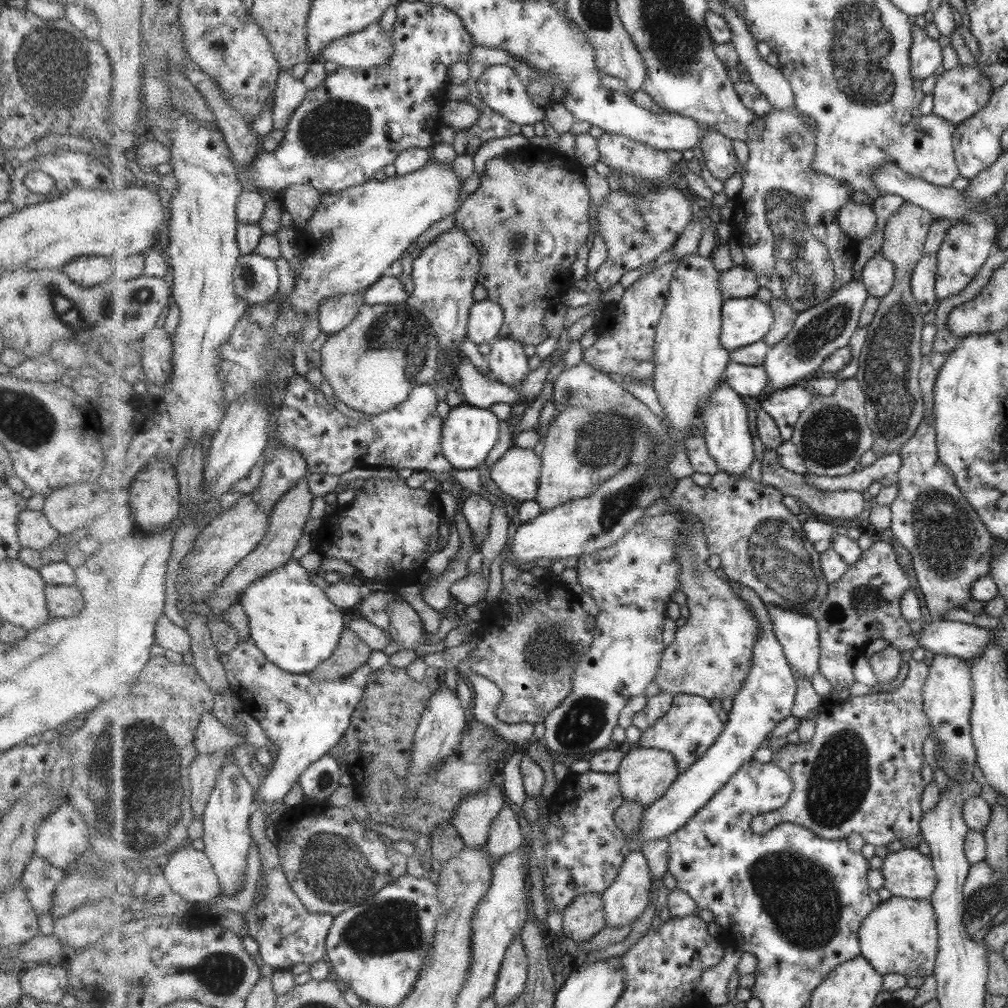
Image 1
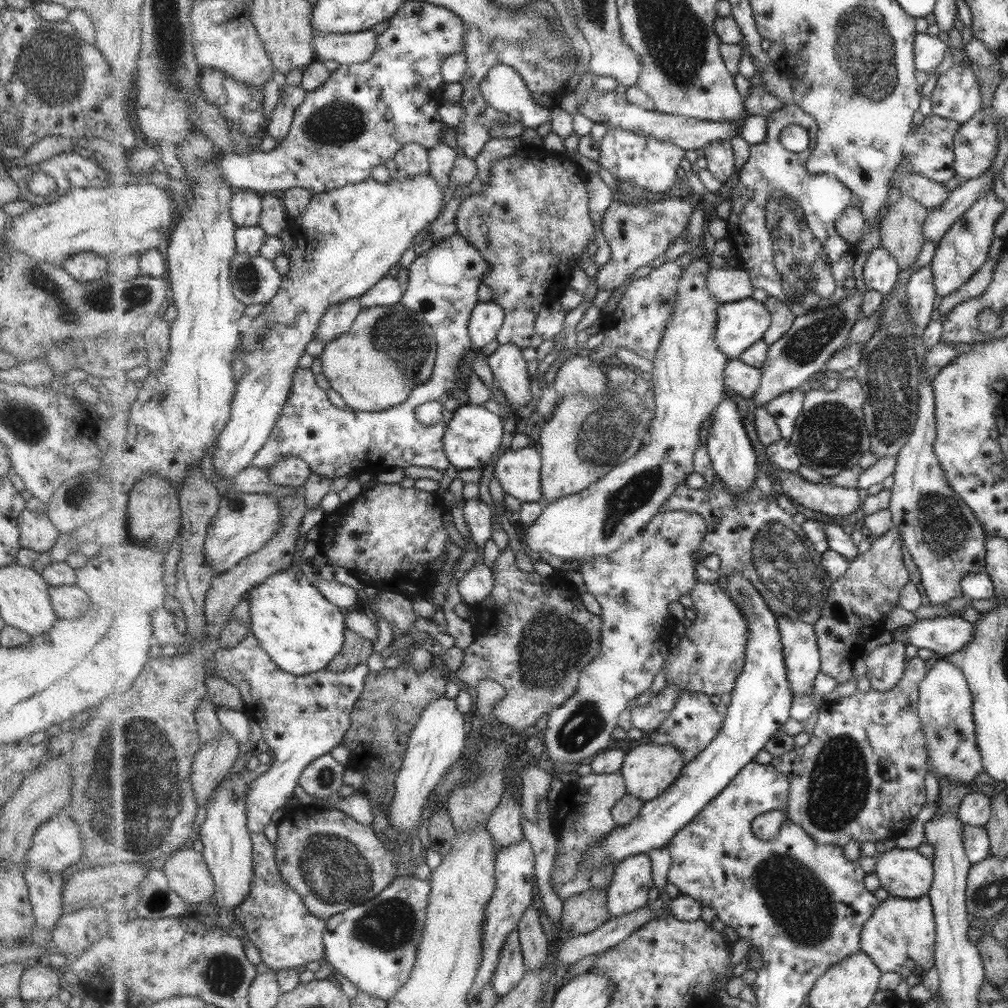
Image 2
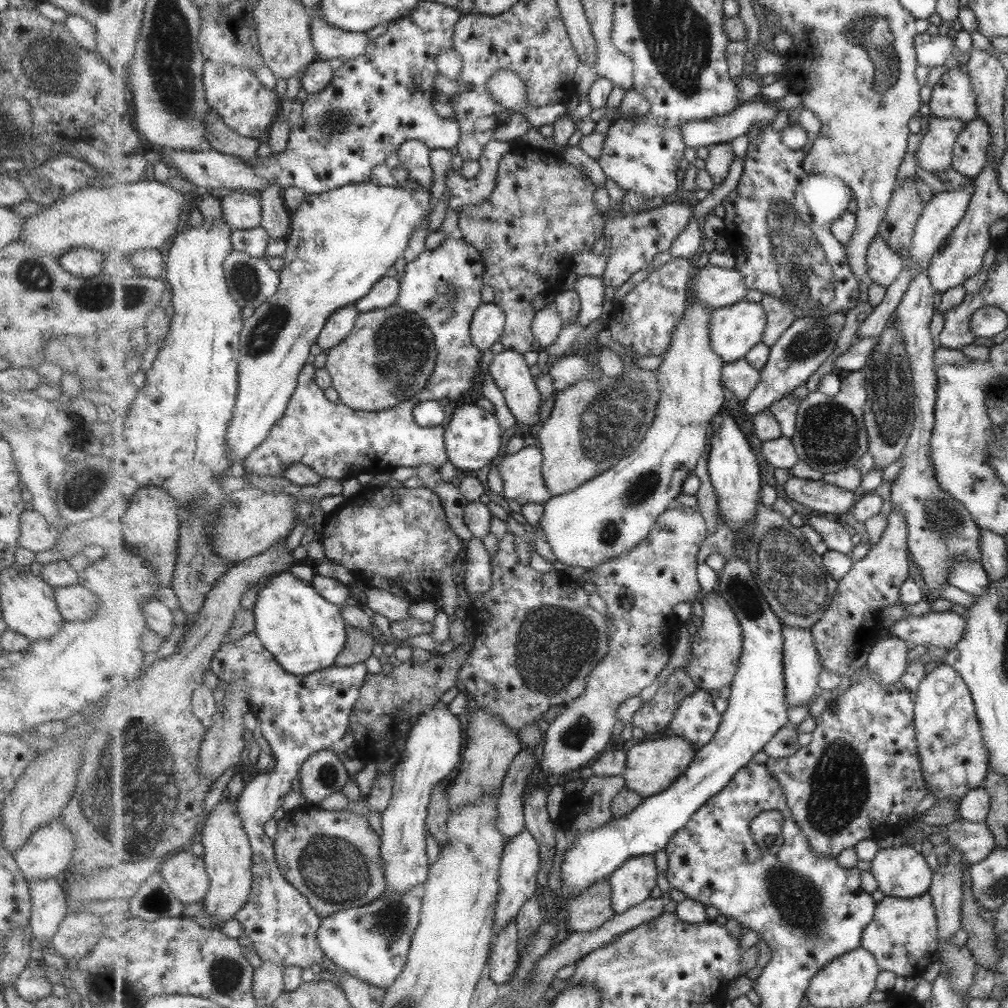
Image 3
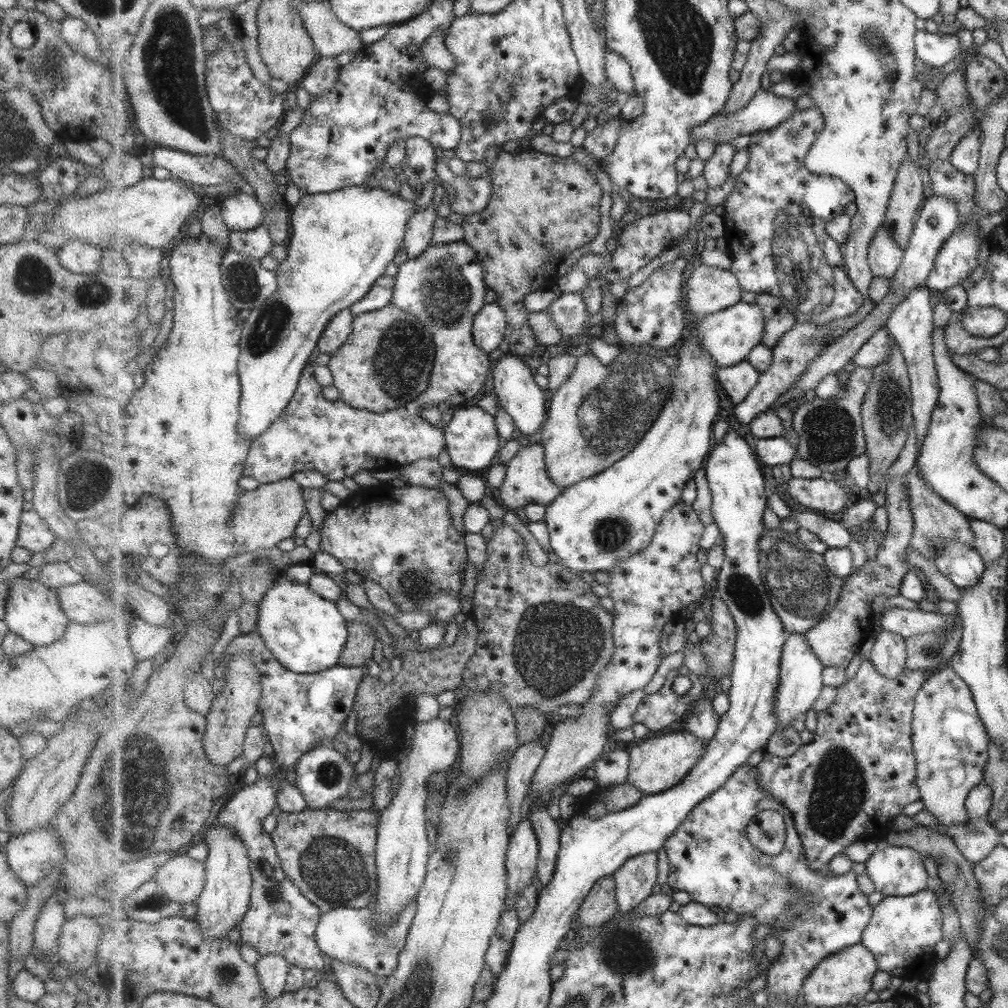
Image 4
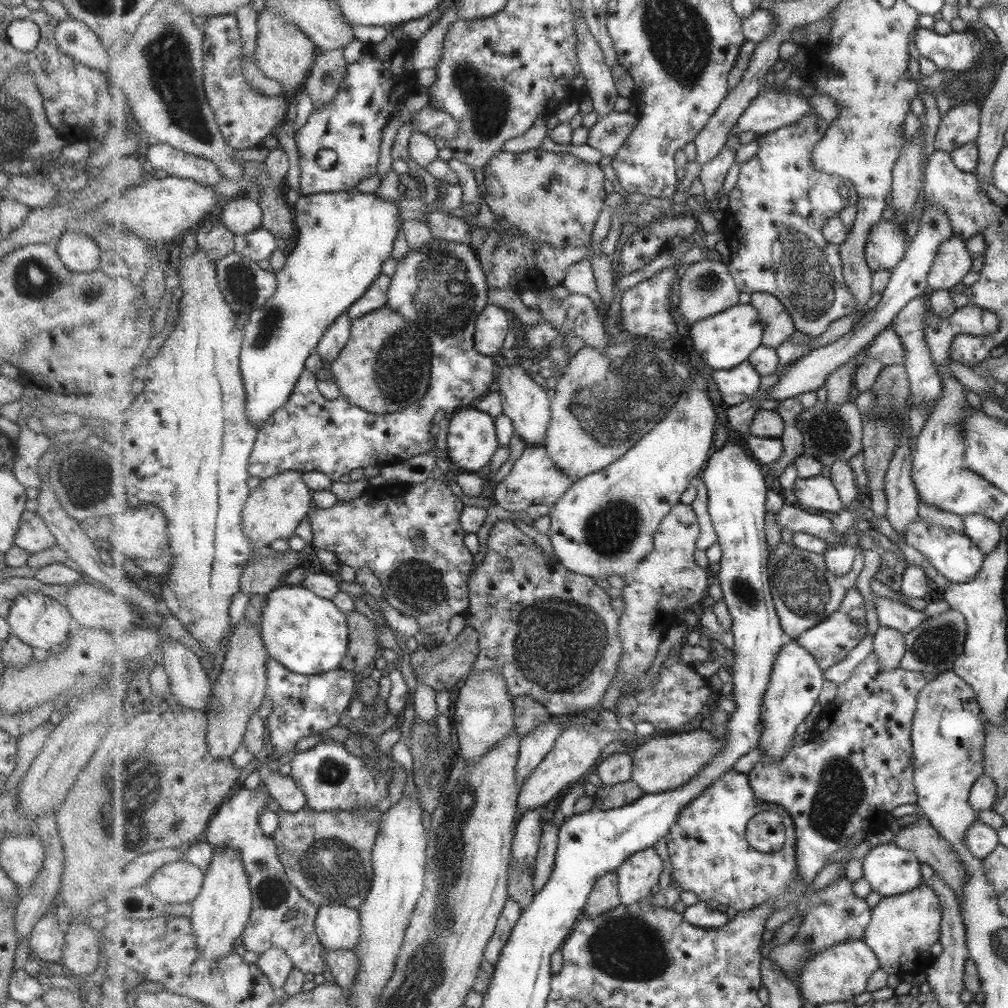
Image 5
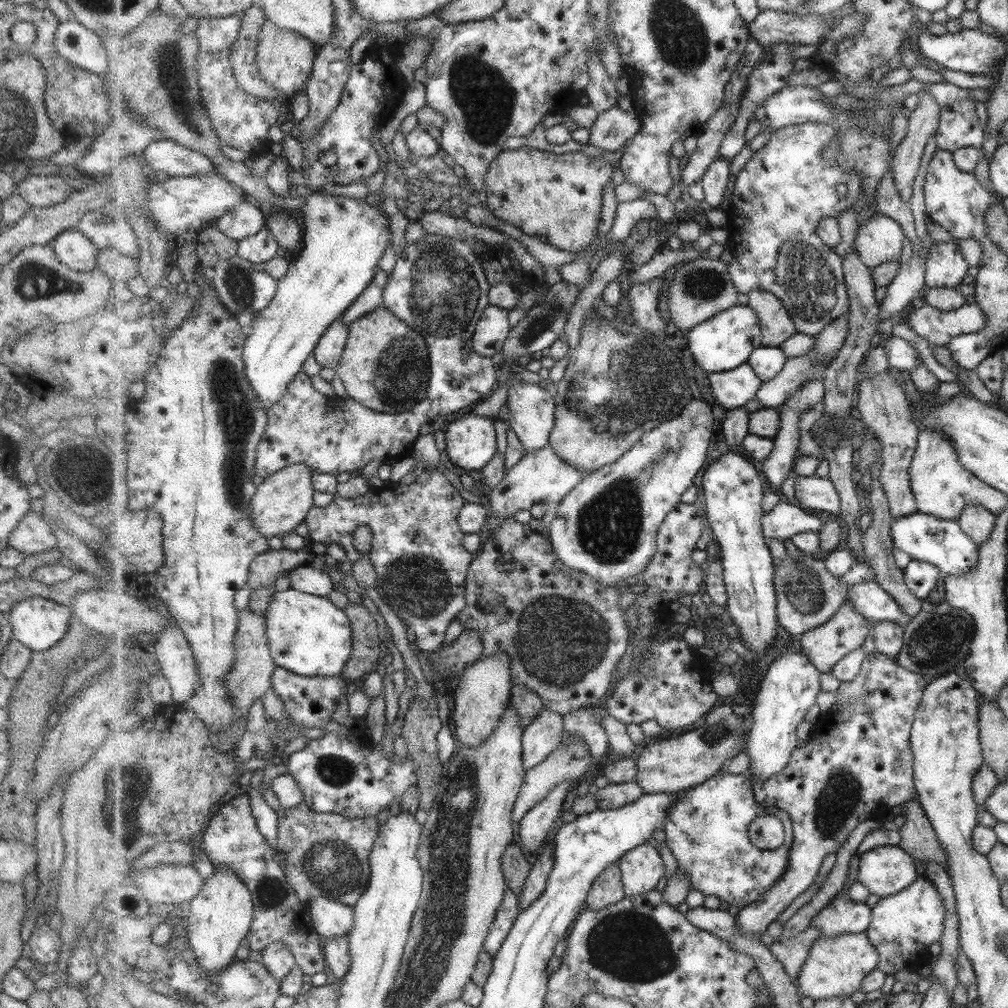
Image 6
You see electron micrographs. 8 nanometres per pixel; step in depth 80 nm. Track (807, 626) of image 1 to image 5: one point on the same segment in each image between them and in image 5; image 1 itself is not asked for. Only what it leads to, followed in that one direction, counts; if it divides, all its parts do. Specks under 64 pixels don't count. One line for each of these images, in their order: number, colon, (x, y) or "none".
2: (802, 652)
3: (803, 663)
4: (802, 671)
5: (797, 680)

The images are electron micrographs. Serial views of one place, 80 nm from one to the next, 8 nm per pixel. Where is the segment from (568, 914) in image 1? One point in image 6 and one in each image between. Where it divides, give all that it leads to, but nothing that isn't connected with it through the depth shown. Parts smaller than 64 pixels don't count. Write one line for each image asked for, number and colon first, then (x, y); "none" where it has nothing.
2: (583, 913)
3: (591, 909)
4: (600, 906)
5: (606, 894)
6: (609, 889)

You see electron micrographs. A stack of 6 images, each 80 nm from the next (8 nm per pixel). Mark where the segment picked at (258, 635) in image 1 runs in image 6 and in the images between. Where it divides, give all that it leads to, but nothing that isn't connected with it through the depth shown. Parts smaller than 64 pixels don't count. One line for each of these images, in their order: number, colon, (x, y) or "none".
2: (299, 628)
3: (306, 633)
4: (306, 633)
5: (308, 634)
6: (310, 636)

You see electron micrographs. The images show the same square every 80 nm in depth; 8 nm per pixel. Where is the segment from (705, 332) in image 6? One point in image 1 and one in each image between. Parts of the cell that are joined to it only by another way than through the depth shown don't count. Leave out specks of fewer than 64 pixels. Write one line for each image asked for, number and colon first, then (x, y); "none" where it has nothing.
1: (747, 321)
2: (743, 323)
3: (736, 329)
4: (730, 335)
5: (723, 341)

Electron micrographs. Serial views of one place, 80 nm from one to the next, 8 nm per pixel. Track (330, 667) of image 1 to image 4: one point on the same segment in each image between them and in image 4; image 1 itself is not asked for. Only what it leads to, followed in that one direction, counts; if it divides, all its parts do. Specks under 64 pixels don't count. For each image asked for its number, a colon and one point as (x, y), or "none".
2: (356, 649)
3: (360, 646)
4: (362, 642)

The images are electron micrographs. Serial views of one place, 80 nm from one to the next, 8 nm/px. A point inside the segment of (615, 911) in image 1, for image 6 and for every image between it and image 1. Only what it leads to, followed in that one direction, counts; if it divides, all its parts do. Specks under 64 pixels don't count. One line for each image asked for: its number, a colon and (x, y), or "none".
2: (629, 891)
3: (632, 883)
4: (635, 880)
5: (639, 874)
6: (642, 869)

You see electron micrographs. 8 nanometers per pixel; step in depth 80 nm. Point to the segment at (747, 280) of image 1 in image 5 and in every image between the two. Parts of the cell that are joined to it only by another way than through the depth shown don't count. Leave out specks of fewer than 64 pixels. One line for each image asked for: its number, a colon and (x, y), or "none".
2: (731, 284)
3: (717, 287)
4: (710, 290)
5: (707, 288)

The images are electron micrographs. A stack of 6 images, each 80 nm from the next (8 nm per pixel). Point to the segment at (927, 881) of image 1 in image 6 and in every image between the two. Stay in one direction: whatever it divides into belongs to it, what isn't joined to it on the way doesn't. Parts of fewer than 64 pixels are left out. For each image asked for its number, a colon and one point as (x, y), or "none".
2: (905, 873)
3: (902, 873)
4: (896, 870)
5: (892, 870)
6: (886, 870)

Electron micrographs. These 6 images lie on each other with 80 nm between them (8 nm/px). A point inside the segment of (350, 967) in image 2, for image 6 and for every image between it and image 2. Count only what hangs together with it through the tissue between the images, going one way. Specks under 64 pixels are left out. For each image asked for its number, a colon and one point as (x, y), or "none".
3: (372, 942)
4: (350, 934)
5: (339, 927)
6: (332, 919)

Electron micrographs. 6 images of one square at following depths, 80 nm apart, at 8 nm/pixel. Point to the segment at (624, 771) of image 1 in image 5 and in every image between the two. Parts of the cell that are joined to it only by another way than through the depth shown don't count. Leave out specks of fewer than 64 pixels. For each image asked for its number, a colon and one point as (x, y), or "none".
2: (649, 770)
3: (652, 767)
4: (658, 764)
5: (664, 763)

